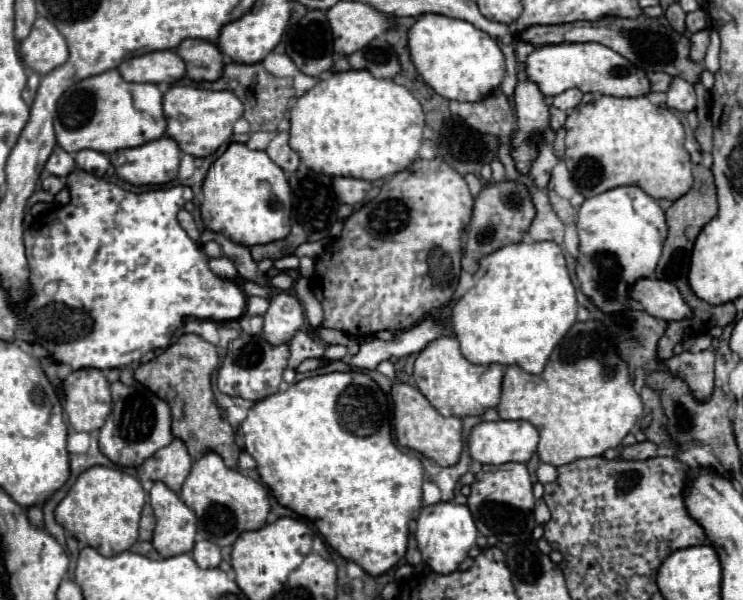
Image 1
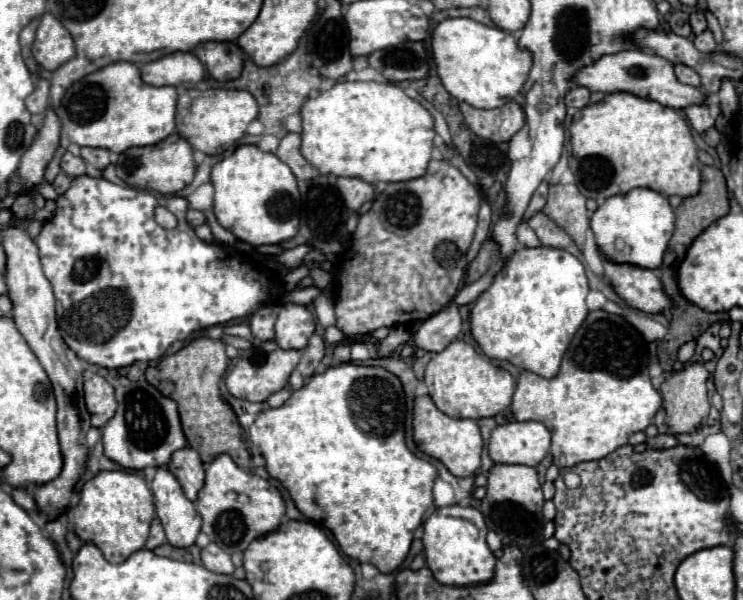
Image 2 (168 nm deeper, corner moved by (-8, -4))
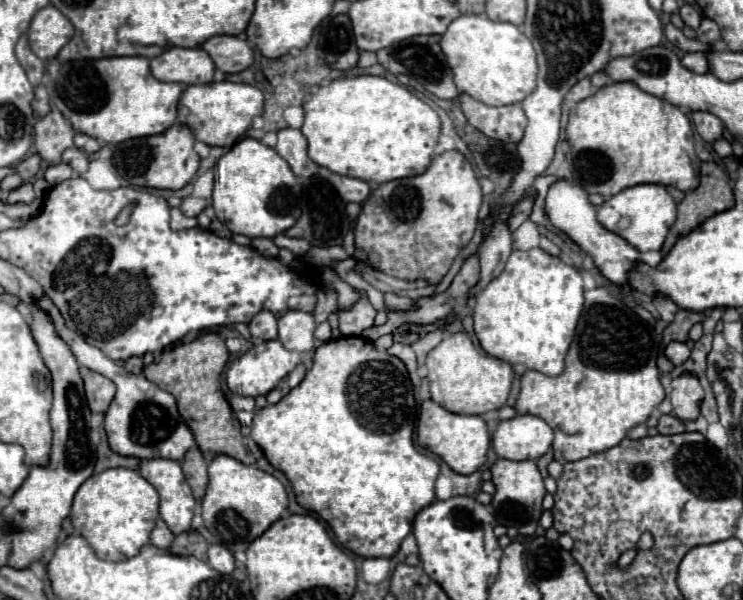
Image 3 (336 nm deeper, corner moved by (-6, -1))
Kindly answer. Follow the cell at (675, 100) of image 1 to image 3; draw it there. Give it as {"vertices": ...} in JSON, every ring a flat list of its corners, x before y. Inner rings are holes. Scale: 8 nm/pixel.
{"vertices":[[694,112,694,114,692,114,692,122,694,122,698,134,700,134,706,142,714,144,716,140,722,138,722,128,724,128,724,124,722,124,722,120,720,120,718,116,714,116,714,114,710,114,710,112]]}

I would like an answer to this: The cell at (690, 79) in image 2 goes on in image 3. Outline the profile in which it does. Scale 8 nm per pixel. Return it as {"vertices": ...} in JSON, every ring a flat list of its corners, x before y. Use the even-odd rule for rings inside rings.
{"vertices":[[694,52,694,54,686,54,682,58,682,64,688,68,688,70,694,70,698,74,706,74,708,72,708,58,706,58,708,52]]}

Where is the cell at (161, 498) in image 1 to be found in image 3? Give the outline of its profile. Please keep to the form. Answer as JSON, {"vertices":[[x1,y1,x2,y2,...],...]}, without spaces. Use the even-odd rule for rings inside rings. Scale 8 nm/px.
{"vertices":[[168,458,140,460,140,474,160,494,160,518,174,534,190,530,196,500,182,474,182,466]]}

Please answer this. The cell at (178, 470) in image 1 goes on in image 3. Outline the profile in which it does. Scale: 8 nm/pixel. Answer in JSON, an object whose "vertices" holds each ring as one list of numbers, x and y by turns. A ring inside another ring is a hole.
{"vertices":[[196,446,186,454,186,460,182,462,182,470,184,470,186,482,192,488,194,498,200,502,208,486,208,464]]}

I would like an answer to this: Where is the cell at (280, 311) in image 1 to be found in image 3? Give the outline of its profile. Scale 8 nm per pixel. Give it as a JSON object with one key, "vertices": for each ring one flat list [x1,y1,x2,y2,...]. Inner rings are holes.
{"vertices":[[290,310,278,320,278,340,286,350,310,352,314,348,314,316,300,310]]}

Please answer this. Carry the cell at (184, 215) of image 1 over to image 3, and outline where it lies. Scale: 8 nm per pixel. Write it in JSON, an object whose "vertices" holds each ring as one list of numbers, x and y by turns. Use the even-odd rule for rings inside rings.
{"vertices":[[188,196,188,198,182,198,180,210,182,210,182,214,186,214,186,216,198,216,206,206,208,206,208,200,200,200,200,198]]}

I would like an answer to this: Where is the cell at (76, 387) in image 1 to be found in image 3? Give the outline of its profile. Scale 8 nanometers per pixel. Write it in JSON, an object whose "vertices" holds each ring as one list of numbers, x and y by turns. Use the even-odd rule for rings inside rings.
{"vertices":[[82,368,80,374,84,380,84,390,86,390,90,410,92,412,106,412,114,394,116,394,114,382,110,382,106,376,92,372,88,368]]}

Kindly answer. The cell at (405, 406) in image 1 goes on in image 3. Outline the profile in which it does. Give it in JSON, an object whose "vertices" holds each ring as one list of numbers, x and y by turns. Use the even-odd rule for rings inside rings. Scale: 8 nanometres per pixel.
{"vertices":[[426,400,422,404,420,420,418,420,418,444,440,456,456,474,472,474,480,470,486,462,486,454,490,448,490,434,488,426,482,420,482,416,462,416,444,410,432,400]]}

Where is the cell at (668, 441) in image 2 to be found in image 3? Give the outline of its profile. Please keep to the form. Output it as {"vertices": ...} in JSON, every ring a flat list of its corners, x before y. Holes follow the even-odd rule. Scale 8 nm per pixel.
{"vertices":[[662,414,658,420,658,432,660,434,682,434,684,432,684,422,678,420,676,416]]}

